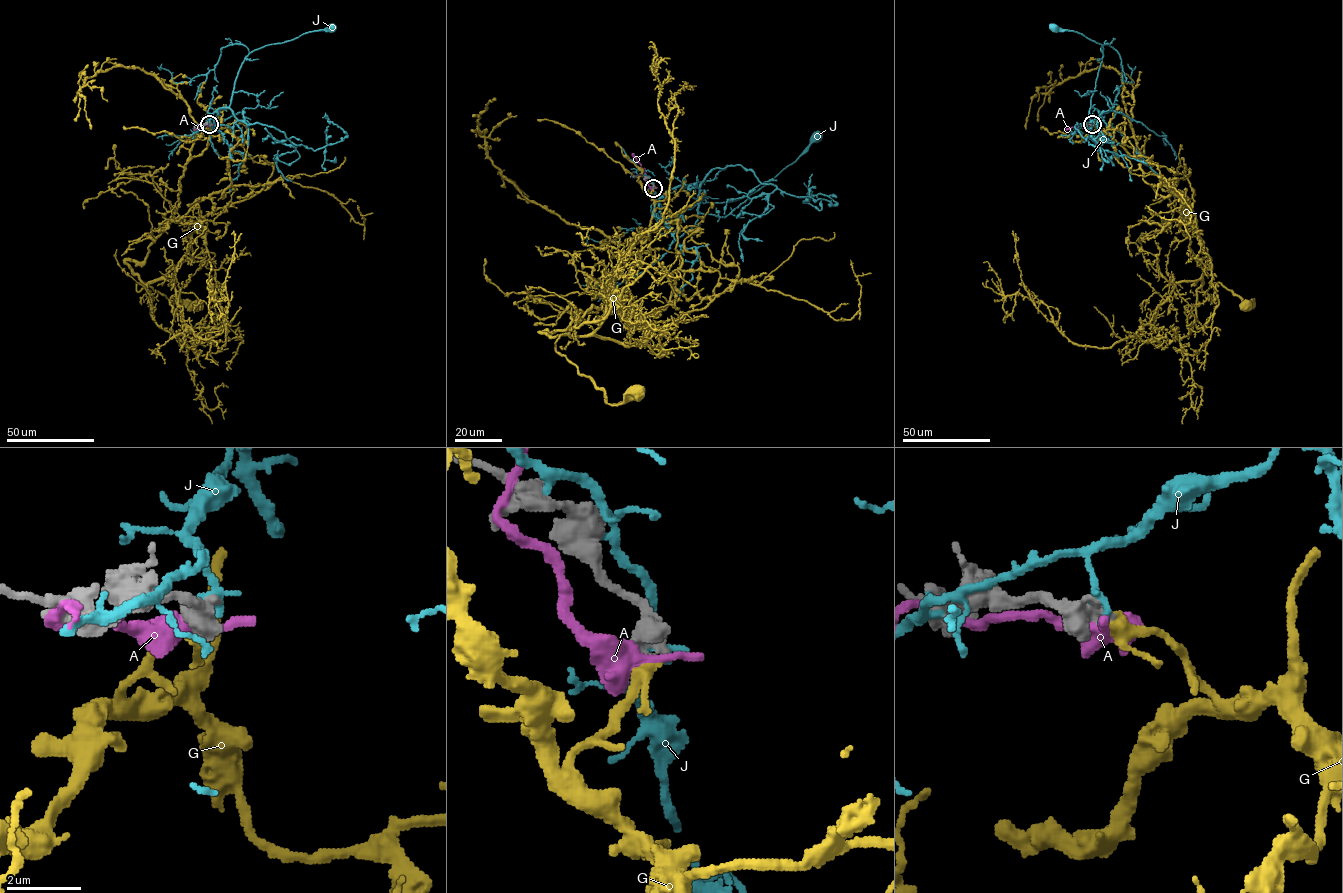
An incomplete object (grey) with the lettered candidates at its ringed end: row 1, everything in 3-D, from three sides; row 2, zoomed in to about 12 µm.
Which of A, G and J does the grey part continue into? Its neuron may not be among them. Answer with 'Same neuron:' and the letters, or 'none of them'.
Same neuron: G

